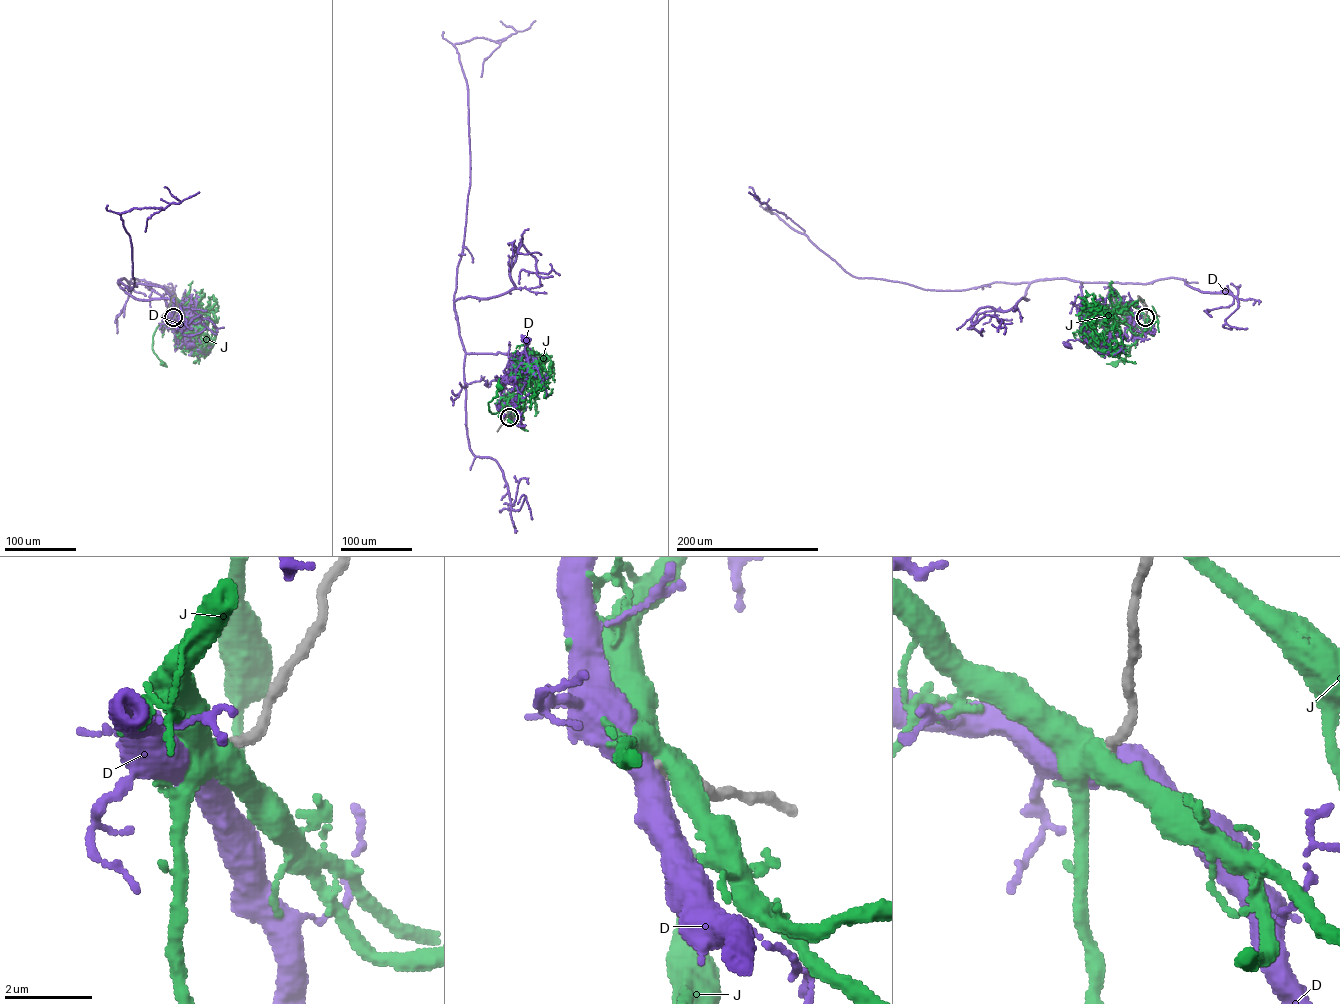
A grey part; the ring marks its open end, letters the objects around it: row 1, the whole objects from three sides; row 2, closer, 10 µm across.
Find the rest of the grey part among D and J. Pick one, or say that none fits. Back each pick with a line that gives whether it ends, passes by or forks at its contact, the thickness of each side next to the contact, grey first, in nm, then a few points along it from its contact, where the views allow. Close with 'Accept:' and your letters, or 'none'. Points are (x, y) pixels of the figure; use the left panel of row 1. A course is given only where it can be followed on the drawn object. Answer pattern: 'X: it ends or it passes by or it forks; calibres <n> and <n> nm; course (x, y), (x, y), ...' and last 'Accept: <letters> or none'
Accept: none

